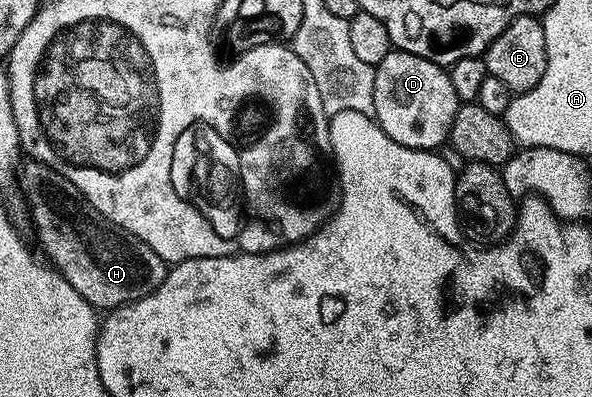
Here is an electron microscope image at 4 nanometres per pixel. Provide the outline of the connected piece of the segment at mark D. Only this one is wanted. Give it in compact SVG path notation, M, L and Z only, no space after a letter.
M392 49L375 67L373 115L383 133L399 145L407 145L416 151L437 151L440 143L444 144L449 138L458 106L449 72L440 63Z

